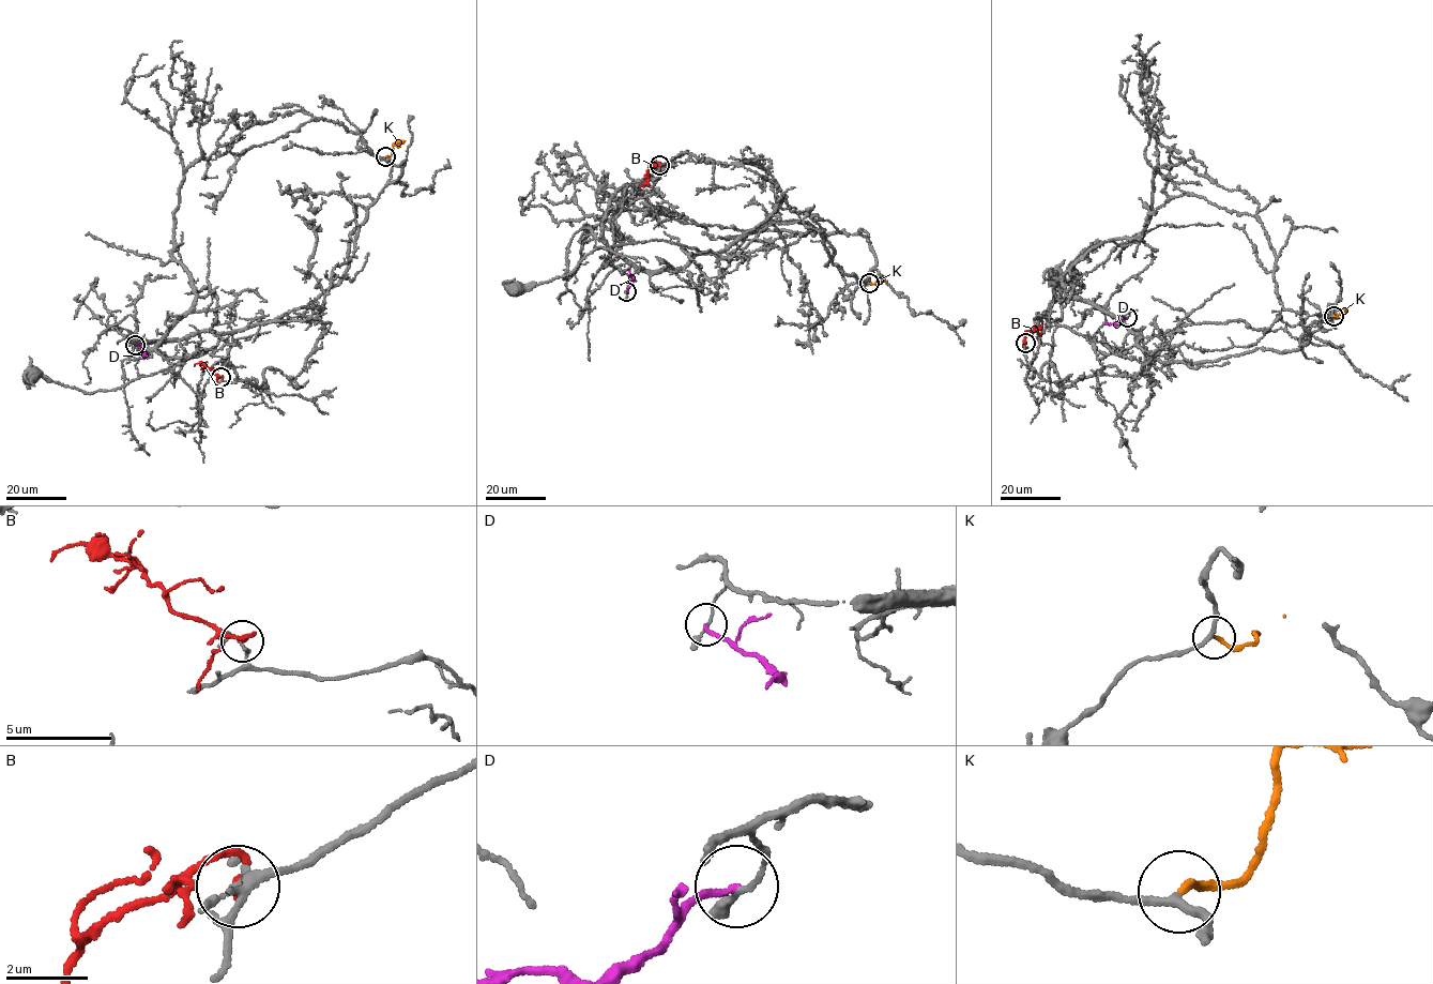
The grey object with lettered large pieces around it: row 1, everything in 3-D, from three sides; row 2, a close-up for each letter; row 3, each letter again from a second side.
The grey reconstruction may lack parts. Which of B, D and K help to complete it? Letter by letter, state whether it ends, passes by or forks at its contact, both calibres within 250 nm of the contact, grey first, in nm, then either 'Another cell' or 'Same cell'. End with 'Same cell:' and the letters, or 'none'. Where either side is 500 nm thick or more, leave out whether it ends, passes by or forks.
B: It ends there. Thickness 130 nm (grey) against 170 nm. Another cell
D: It ends there. Thickness 130 nm (grey) against 160 nm. Another cell
K: It ends there. Thickness 180 nm (grey) against 180 nm. Same cell
Same cell: K

